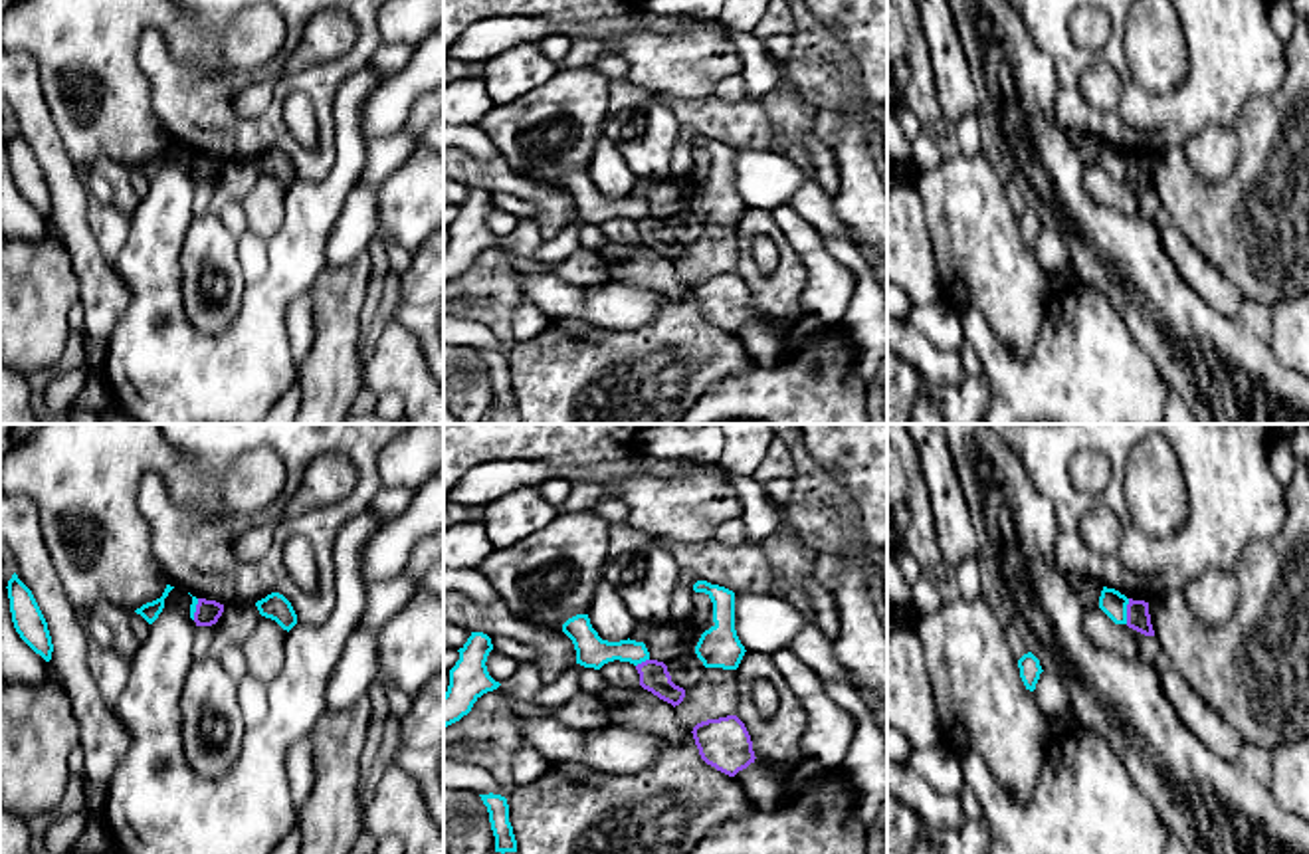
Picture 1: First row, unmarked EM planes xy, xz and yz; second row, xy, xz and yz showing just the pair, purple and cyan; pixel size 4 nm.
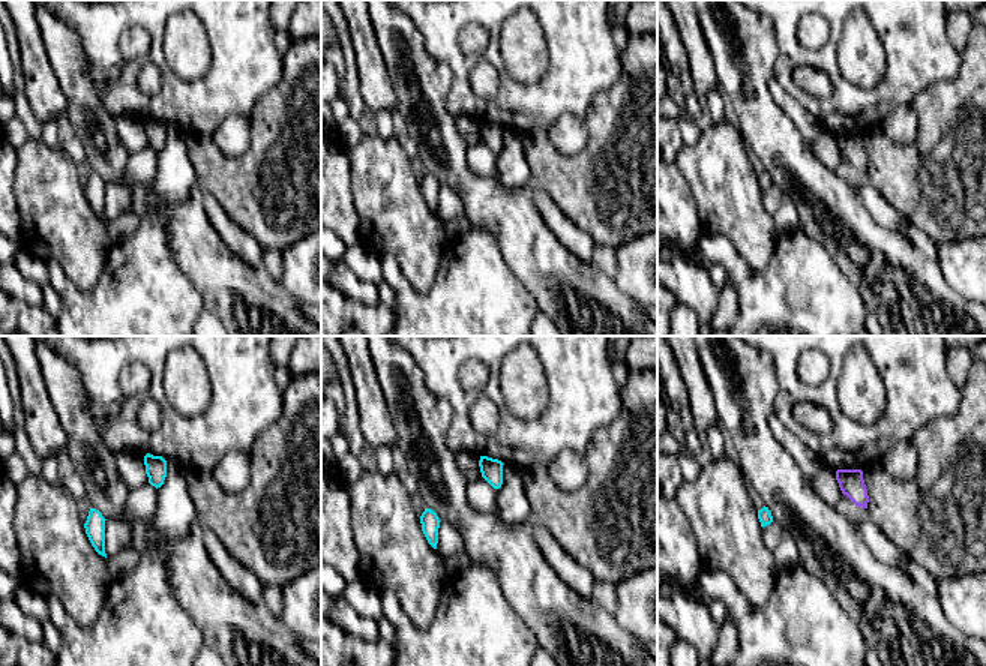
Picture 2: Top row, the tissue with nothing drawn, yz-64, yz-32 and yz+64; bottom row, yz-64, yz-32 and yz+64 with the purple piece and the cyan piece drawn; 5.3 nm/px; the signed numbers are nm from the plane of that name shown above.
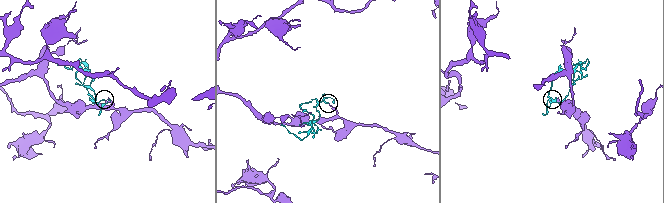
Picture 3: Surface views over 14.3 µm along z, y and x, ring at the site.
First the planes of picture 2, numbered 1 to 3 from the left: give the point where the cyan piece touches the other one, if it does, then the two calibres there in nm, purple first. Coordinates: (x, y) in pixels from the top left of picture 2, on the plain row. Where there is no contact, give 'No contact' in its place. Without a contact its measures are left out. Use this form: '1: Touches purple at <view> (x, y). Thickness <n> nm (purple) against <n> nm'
1: No contact
2: No contact
3: No contact

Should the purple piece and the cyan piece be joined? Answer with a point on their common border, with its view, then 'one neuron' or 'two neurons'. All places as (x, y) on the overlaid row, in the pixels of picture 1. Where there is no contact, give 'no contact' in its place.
yz (1127, 611) | two neurons

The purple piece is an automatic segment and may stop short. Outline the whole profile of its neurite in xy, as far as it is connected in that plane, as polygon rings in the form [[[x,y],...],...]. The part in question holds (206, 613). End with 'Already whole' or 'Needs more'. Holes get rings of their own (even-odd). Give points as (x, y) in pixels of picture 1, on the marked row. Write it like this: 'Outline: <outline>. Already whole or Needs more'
Outline: [[[198,598],[194,622],[196,626],[212,626],[224,612],[224,604],[216,600]]]. Already whole

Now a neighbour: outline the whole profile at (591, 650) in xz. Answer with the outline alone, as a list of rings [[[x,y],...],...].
[[[576,614],[562,624],[562,632],[572,640],[576,650],[576,664],[600,670],[604,664],[620,660],[634,666],[650,660],[644,642],[620,640],[608,642],[592,628],[588,614]]]

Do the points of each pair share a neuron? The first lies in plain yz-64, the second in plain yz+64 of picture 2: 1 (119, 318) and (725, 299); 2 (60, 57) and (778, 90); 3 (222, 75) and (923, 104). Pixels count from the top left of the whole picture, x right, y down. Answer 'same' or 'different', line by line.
1: different
2: different
3: different

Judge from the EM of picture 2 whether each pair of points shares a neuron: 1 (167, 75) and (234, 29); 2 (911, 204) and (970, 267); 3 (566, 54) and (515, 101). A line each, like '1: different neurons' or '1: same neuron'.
1: same neuron
2: different neurons
3: same neuron

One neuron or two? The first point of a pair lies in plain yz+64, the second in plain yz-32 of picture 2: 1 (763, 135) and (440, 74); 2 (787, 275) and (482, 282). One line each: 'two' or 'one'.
1: one
2: one

